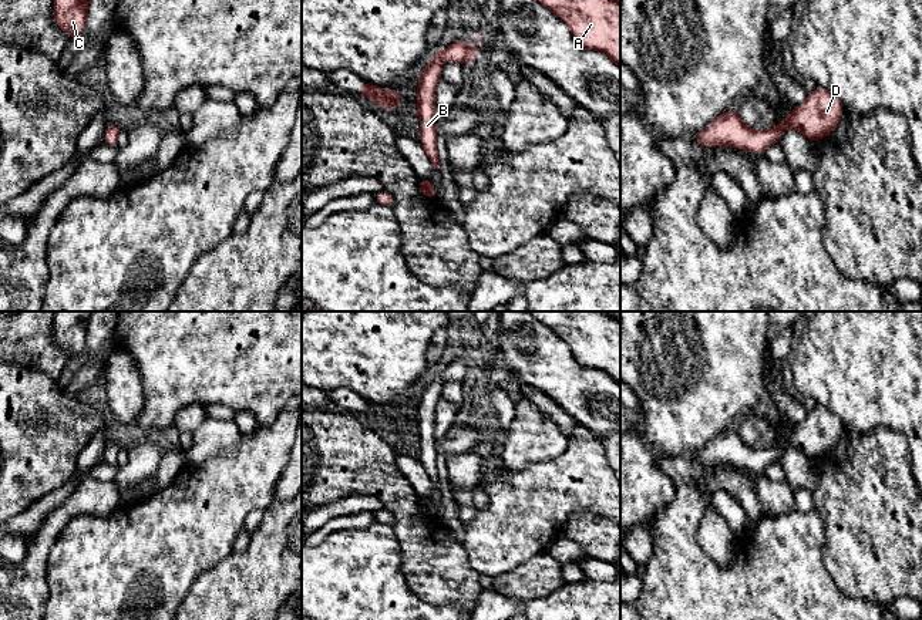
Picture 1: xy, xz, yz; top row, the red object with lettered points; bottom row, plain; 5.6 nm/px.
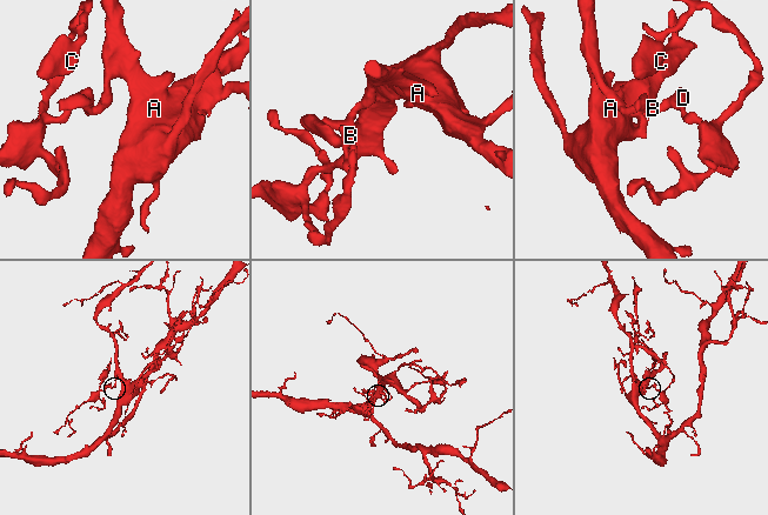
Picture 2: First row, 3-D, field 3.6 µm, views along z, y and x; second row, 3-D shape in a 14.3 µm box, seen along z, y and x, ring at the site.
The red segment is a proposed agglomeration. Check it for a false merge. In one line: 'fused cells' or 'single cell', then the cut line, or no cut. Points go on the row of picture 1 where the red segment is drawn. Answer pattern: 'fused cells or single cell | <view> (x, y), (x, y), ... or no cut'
single cell | no cut

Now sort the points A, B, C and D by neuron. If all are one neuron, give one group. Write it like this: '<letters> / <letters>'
A B C D

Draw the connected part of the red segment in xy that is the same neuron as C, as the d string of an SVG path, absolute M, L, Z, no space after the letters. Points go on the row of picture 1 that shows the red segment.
M54 0L54 24L73 40L85 30L87 9L88 0Z

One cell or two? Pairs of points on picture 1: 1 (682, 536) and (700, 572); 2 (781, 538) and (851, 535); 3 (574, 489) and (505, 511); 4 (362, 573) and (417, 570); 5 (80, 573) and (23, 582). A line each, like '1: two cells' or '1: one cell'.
1: one cell
2: two cells
3: one cell
4: two cells
5: two cells

